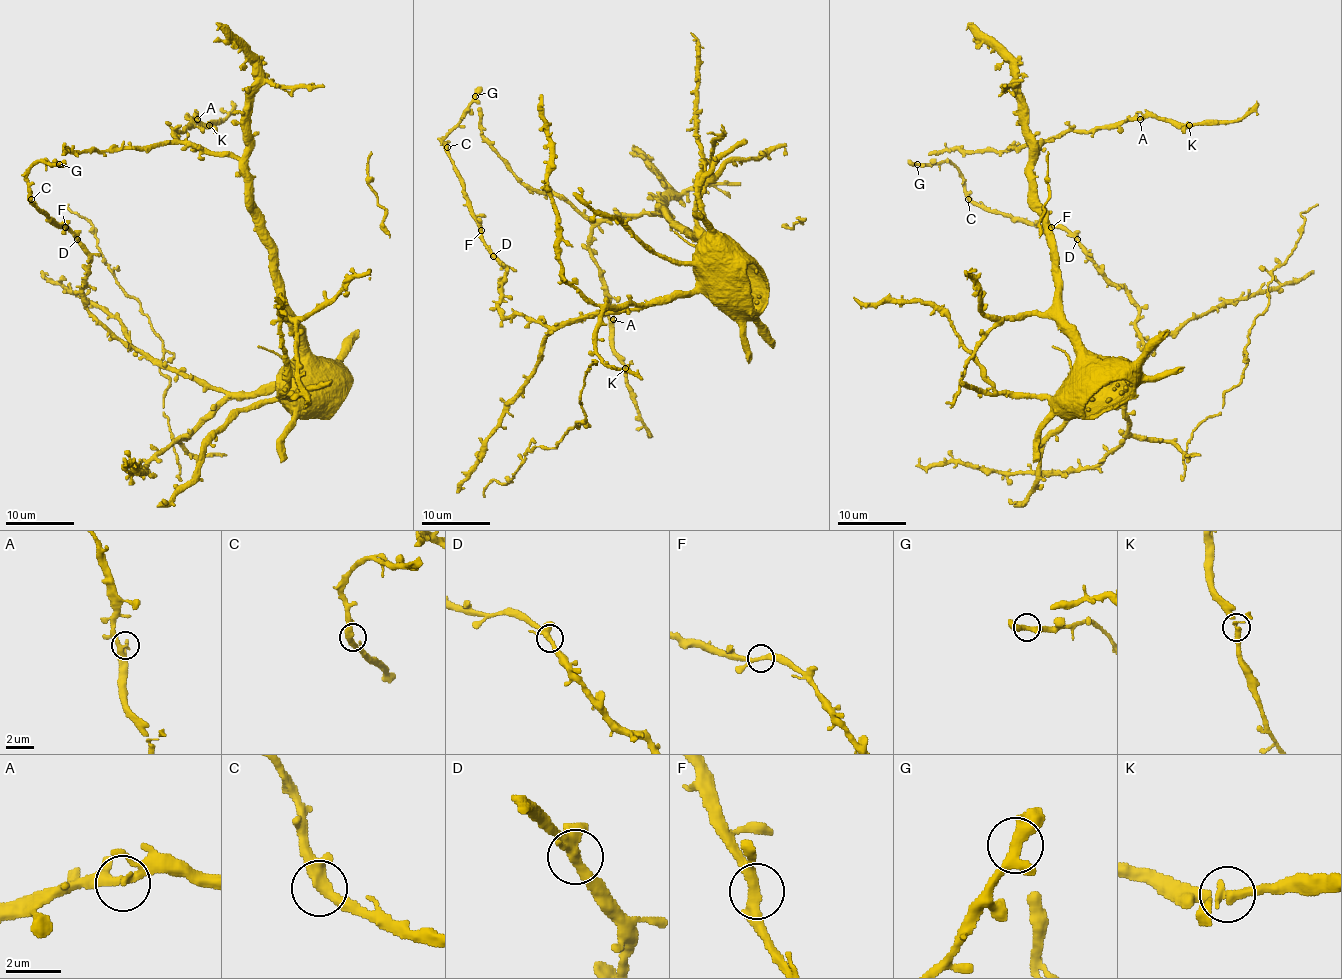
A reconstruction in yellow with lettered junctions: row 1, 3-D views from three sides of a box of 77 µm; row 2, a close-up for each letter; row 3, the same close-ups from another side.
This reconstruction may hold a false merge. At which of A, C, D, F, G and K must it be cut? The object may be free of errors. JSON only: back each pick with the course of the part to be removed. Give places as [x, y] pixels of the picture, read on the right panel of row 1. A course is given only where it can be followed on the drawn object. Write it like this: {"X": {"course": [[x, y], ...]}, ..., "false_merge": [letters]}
{"false_merge": []}

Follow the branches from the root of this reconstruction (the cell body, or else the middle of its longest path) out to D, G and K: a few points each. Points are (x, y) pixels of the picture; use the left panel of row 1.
D: (297, 390), (280, 382), (254, 392), (205, 387), (125, 346), (86, 307), (82, 290), (89, 256), (77, 239)
G: (297, 390), (205, 387), (125, 346), (86, 307), (89, 252), (30, 199), (26, 172), (59, 164)
K: (297, 390), (297, 329), (251, 176), (173, 133), (195, 116), (208, 124)

